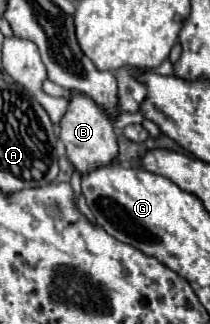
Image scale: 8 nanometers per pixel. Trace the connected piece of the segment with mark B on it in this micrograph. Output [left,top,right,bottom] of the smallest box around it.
[59,92,117,174]

